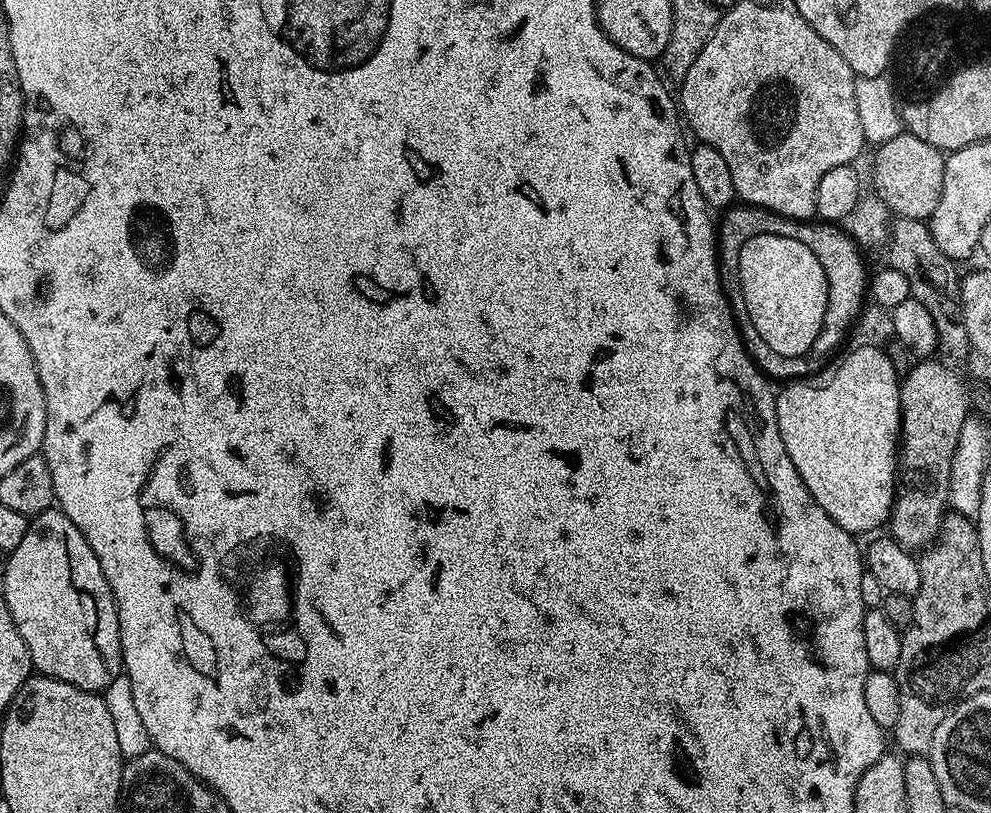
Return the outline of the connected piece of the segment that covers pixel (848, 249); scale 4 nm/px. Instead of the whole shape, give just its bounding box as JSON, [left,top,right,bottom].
[718,203,870,357]

